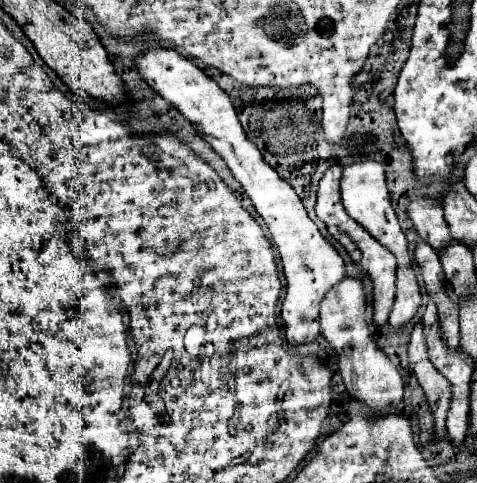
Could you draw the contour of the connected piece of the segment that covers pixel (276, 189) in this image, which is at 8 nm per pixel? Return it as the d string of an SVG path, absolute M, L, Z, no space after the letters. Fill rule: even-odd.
M160 46L150 48L138 60L138 72L162 98L176 106L190 120L196 132L216 150L216 154L222 156L232 176L240 182L244 194L252 200L256 212L264 218L272 242L280 252L286 276L286 298L282 302L286 338L290 344L312 342L320 334L318 304L324 298L324 292L328 292L328 288L332 288L346 276L342 256L310 220L294 188L278 176L278 172L264 160L256 144L248 140L246 132L238 122L232 100L210 76L206 76L182 54Z

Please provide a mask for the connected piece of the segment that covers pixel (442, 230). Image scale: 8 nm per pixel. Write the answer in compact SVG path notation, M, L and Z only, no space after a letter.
M424 196L412 198L408 202L408 216L410 216L418 236L422 240L426 240L432 248L440 250L452 238L448 224L444 220L442 206L436 200L424 198Z

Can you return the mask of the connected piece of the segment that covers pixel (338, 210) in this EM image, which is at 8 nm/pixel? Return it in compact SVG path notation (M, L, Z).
M332 164L326 174L320 180L318 186L318 202L316 202L316 216L326 224L328 234L332 238L336 238L346 252L350 254L350 258L362 266L362 270L372 278L374 284L374 322L378 326L384 326L388 322L388 314L390 308L394 304L394 284L396 284L396 258L392 256L392 252L388 252L378 240L374 240L364 228L360 228L360 224L356 224L356 220L352 220L348 216L348 212L342 206L340 200L340 176L342 176L342 166L340 164Z

